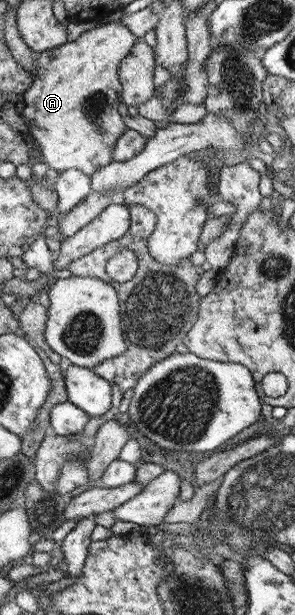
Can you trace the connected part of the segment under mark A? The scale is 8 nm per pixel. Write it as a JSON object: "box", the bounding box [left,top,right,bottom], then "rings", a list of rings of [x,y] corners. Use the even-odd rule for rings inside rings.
{"box":[21,21,138,177],"rings":[[[122,21],[97,25],[82,33],[72,42],[66,42],[51,50],[43,51],[36,60],[36,78],[31,87],[23,94],[21,114],[28,123],[31,145],[40,153],[36,153],[34,164],[45,163],[48,172],[57,176],[67,170],[76,169],[84,176],[92,177],[110,163],[115,157],[116,143],[127,131],[123,116],[119,113],[119,104],[123,100],[123,88],[118,79],[118,64],[138,42],[138,37],[122,25]]]}

